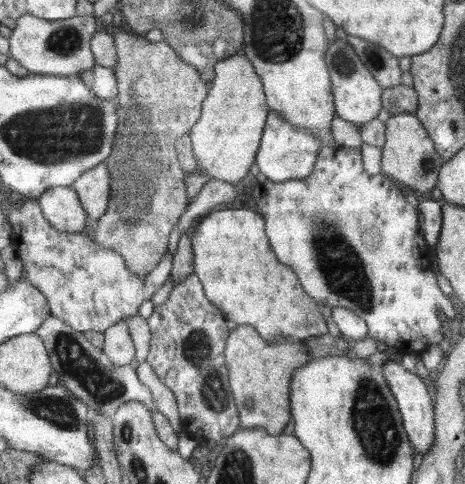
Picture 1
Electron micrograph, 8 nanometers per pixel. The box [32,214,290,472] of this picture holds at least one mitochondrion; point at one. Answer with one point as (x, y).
(76, 362)

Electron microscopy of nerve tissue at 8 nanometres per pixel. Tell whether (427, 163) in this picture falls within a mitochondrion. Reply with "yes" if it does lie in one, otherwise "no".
yes

